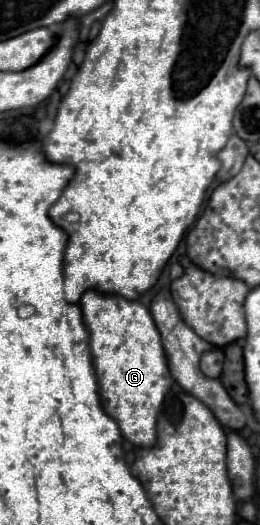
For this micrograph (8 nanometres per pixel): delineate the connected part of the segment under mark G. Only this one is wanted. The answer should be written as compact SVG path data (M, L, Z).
M87 290L79 304L91 338L91 356L105 412L117 420L121 434L129 442L153 446L157 414L173 378L151 312L139 300L101 294L97 290Z

